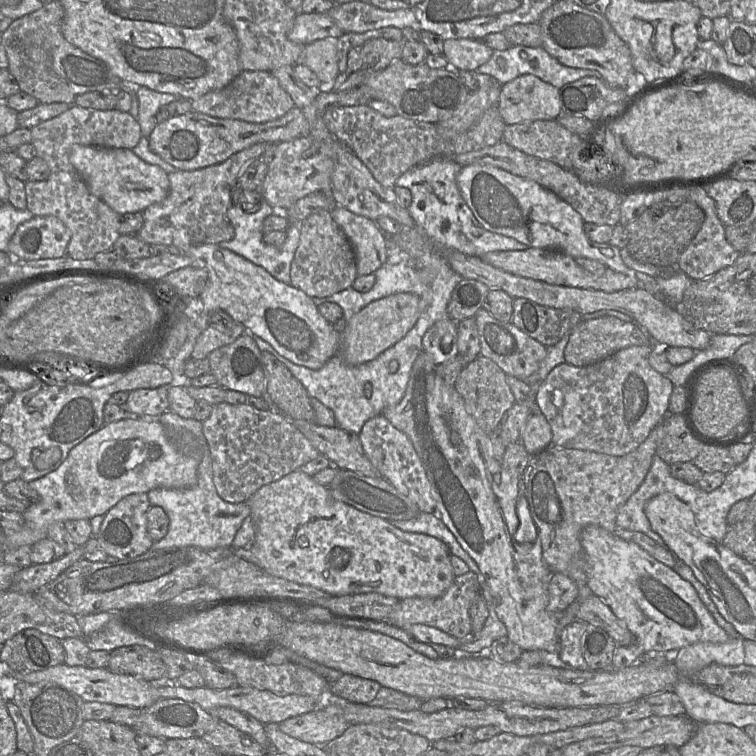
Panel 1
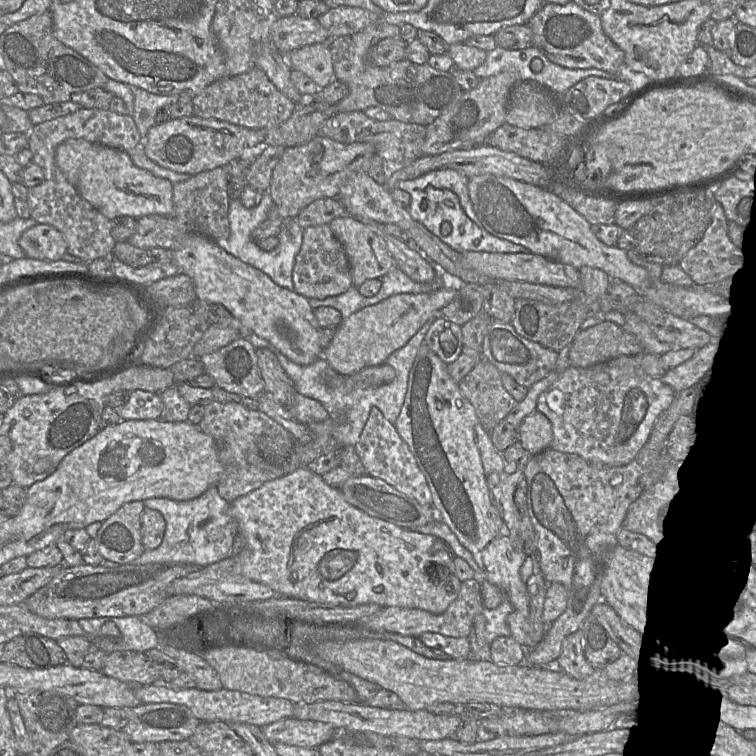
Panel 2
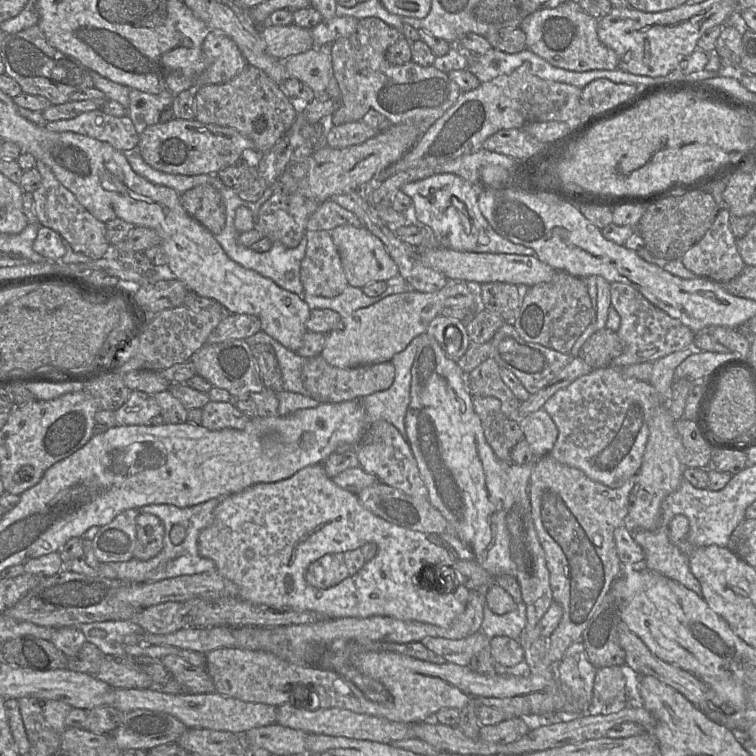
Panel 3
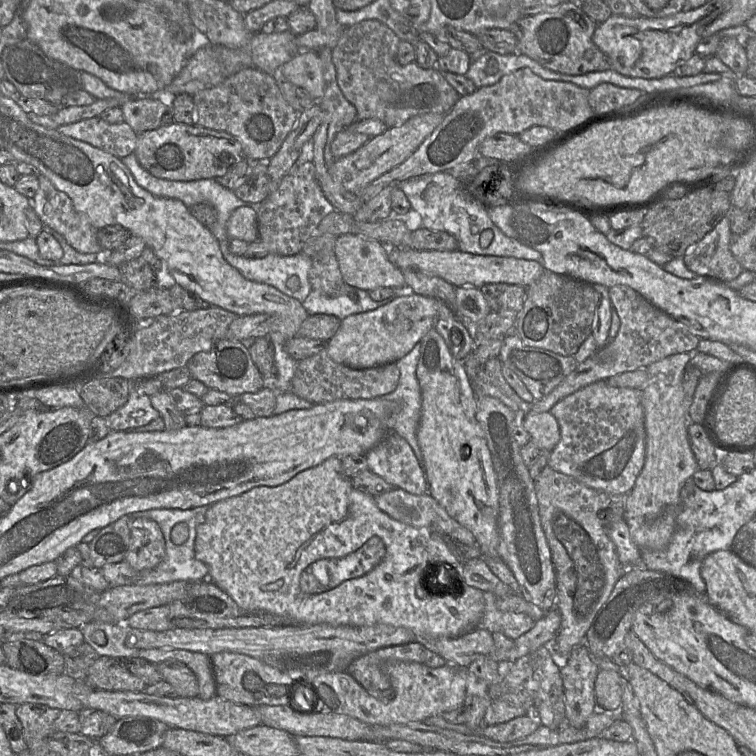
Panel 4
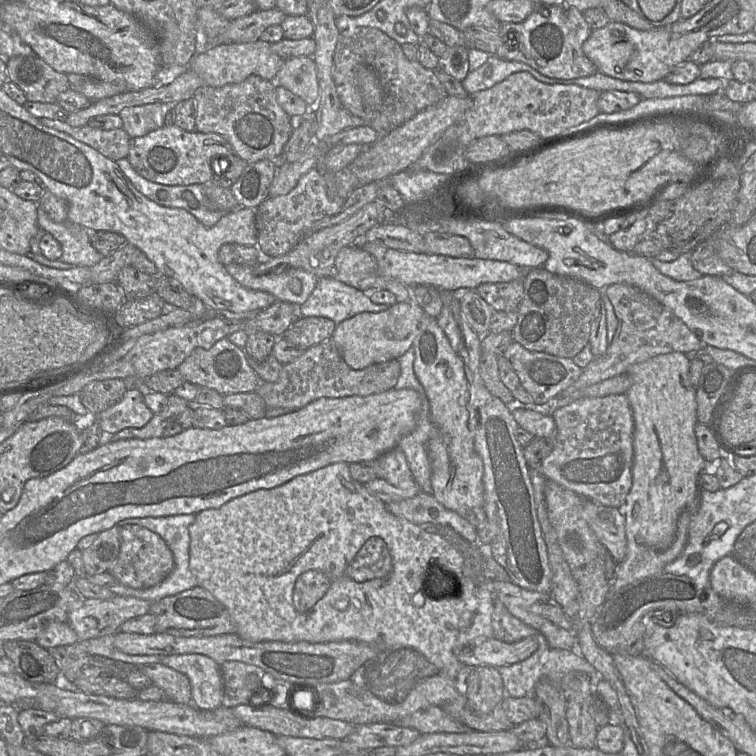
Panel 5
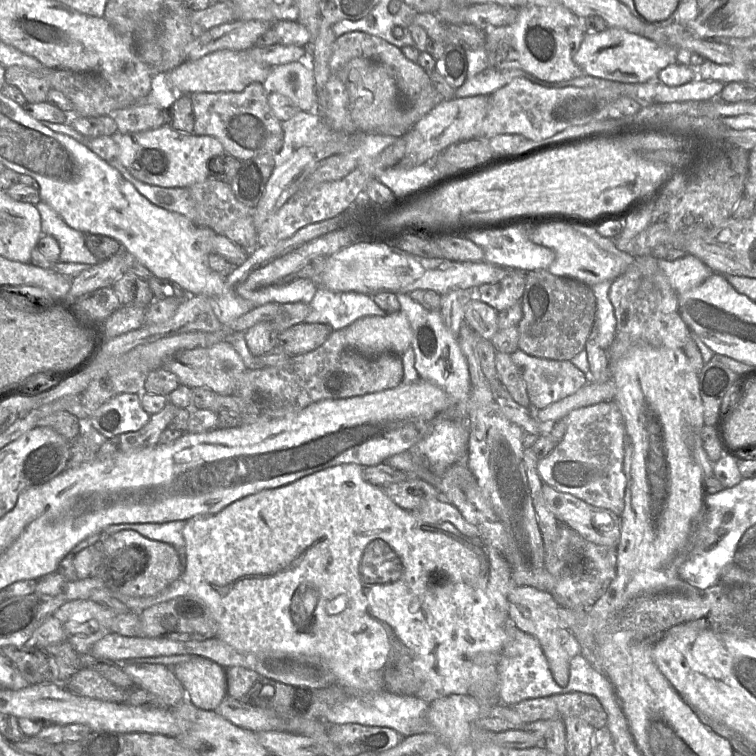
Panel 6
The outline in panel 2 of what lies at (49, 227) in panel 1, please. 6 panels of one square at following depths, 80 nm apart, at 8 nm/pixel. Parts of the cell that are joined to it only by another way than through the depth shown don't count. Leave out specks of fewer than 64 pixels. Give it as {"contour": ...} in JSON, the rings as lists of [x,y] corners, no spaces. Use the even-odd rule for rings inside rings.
{"contour":[[[36,224],[26,230],[19,239],[19,245],[27,258],[58,261],[67,252],[63,234],[48,224]]]}

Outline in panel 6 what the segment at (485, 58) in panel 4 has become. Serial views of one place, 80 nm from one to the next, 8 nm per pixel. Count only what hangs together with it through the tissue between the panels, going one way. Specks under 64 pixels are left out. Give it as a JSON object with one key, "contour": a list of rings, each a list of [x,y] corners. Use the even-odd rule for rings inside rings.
{"contour":[[[487,67],[474,77],[466,78],[463,85],[456,88],[455,98],[465,98],[477,95],[490,96],[516,77],[524,77],[528,79],[528,77],[524,76],[524,71],[521,69],[500,71]]]}

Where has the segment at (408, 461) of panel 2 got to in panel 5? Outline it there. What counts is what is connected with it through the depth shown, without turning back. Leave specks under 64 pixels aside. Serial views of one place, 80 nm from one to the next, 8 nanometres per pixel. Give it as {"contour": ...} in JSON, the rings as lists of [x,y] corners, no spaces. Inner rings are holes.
{"contour":[[[396,446],[374,461],[376,461],[376,472],[379,479],[383,479],[401,489],[418,486],[400,447]]]}

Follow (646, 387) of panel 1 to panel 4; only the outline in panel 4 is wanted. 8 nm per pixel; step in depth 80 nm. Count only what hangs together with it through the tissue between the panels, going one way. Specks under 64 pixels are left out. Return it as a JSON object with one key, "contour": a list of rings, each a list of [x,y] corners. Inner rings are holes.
{"contour":[[[597,381],[556,403],[550,410],[560,428],[560,440],[550,452],[547,465],[597,491],[628,494],[645,460],[646,430],[640,389],[617,388]]]}

